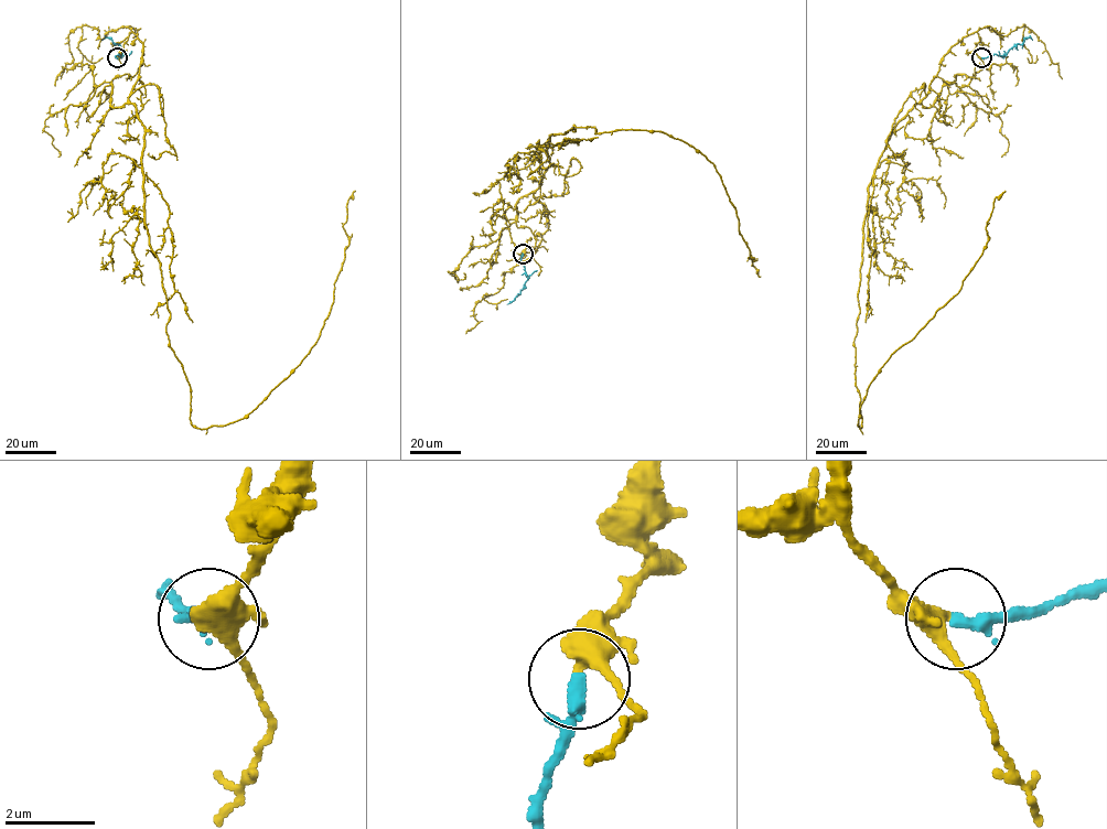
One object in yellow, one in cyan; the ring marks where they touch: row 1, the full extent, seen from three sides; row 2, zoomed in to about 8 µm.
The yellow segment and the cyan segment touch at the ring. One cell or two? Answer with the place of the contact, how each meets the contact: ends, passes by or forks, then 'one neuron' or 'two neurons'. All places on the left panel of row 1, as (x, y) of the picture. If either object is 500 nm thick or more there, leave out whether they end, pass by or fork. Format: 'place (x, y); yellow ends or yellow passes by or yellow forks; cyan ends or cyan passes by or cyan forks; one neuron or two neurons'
place (117, 57); yellow forks; cyan passes by; one neuron

